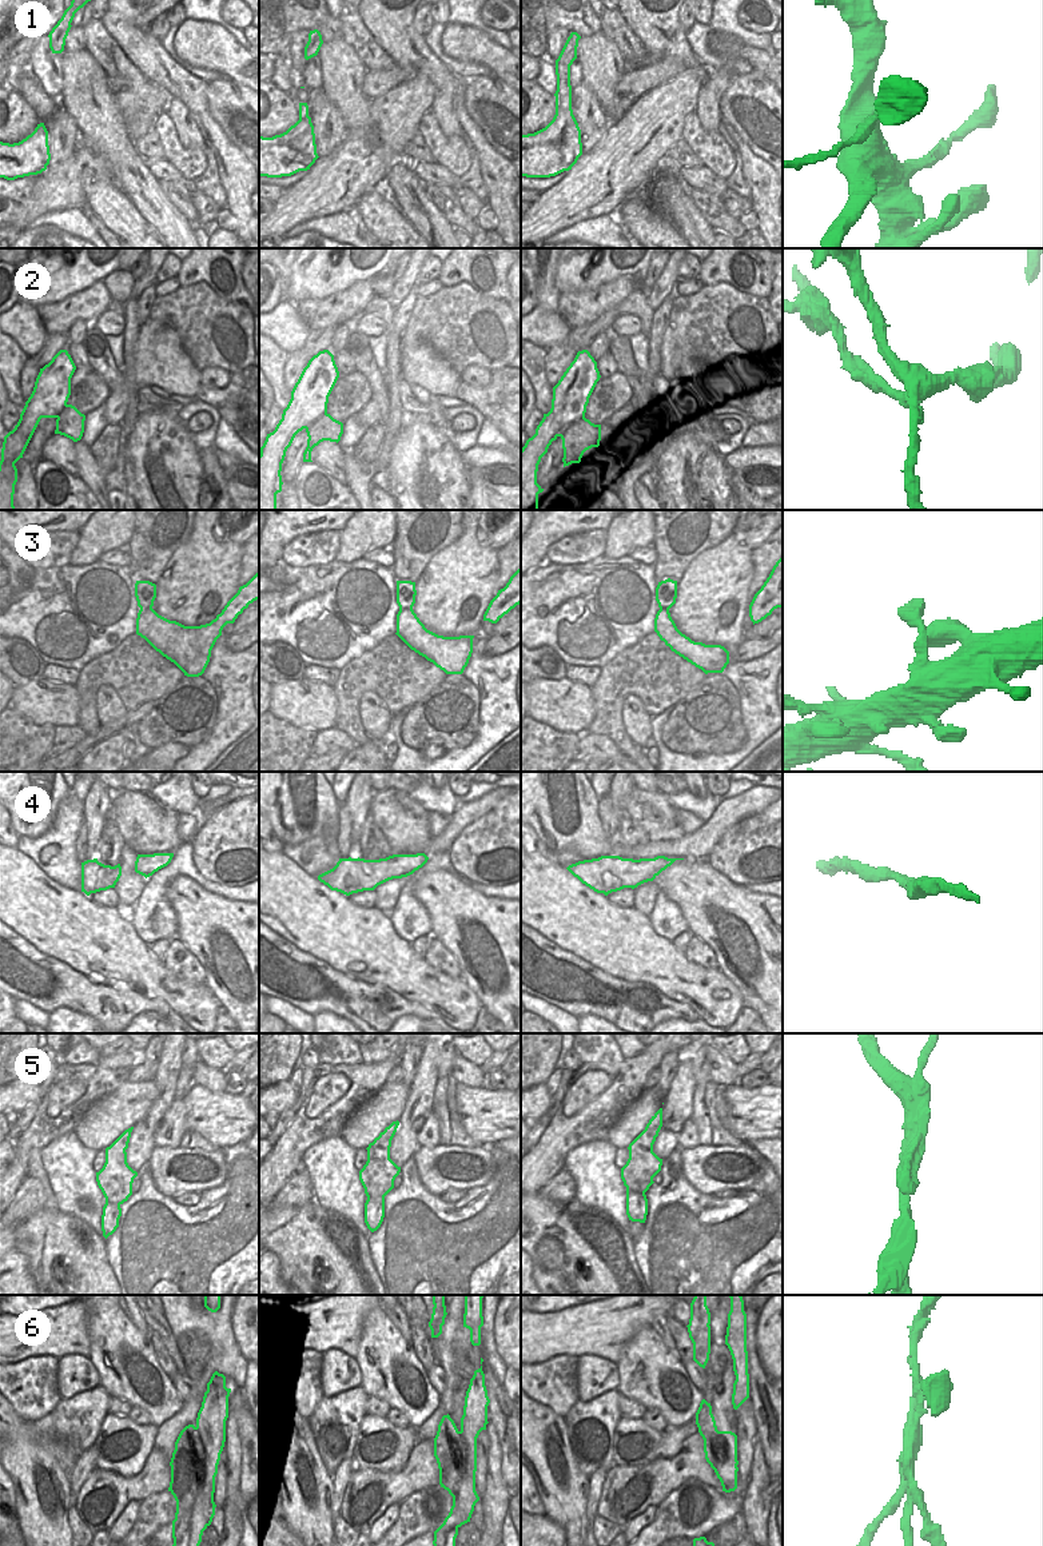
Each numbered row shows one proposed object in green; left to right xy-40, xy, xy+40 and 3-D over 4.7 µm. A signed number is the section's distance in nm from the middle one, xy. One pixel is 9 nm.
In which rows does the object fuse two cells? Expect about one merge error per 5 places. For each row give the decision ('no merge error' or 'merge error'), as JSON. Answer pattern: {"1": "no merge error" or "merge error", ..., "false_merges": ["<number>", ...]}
{"1": "no merge error", "2": "merge error", "3": "no merge error", "4": "no merge error", "5": "merge error", "6": "merge error", "false_merges": ["2", "5", "6"]}

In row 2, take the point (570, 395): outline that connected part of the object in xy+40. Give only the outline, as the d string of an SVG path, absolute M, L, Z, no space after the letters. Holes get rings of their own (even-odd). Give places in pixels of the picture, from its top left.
M582 350L553 387L550 411L544 414L536 434L521 449L521 510L538 510L538 494L544 491L537 483L541 458L553 441L585 417L600 378L597 362L588 350Z

